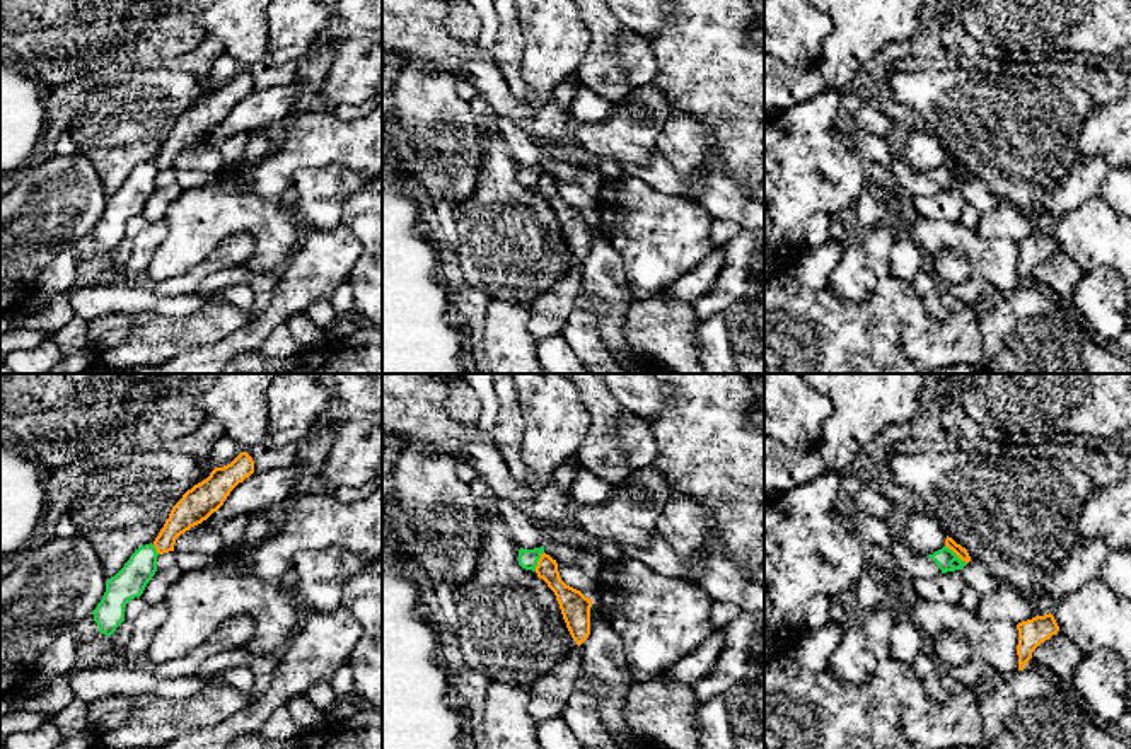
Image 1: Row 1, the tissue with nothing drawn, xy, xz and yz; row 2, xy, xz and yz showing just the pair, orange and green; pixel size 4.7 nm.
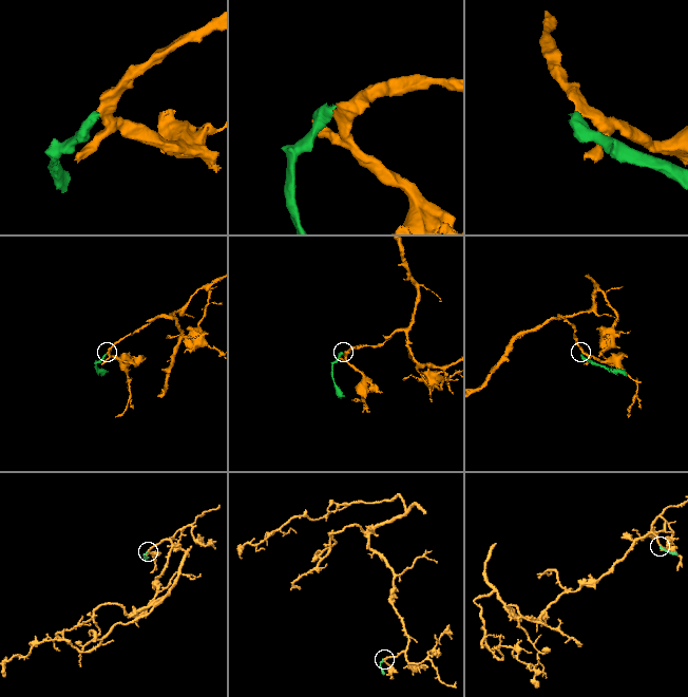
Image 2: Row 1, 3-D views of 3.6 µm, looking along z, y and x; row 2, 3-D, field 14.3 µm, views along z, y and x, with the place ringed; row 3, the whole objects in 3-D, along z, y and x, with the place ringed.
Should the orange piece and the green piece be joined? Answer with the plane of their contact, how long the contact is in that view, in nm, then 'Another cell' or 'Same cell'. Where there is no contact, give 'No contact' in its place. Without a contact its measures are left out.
Touches orange in yz. Shared border 140 nm. Another cell

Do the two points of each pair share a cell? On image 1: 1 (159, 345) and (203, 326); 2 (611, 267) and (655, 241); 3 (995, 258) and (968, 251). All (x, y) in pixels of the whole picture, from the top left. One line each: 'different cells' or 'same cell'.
1: same cell
2: different cells
3: same cell

